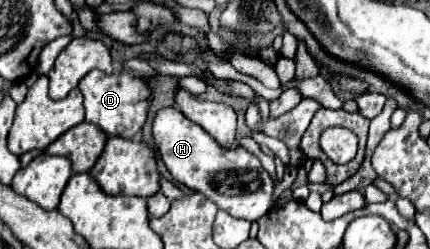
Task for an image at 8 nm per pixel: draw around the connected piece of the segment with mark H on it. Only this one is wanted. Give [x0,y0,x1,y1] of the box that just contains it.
[152,107,276,221]

